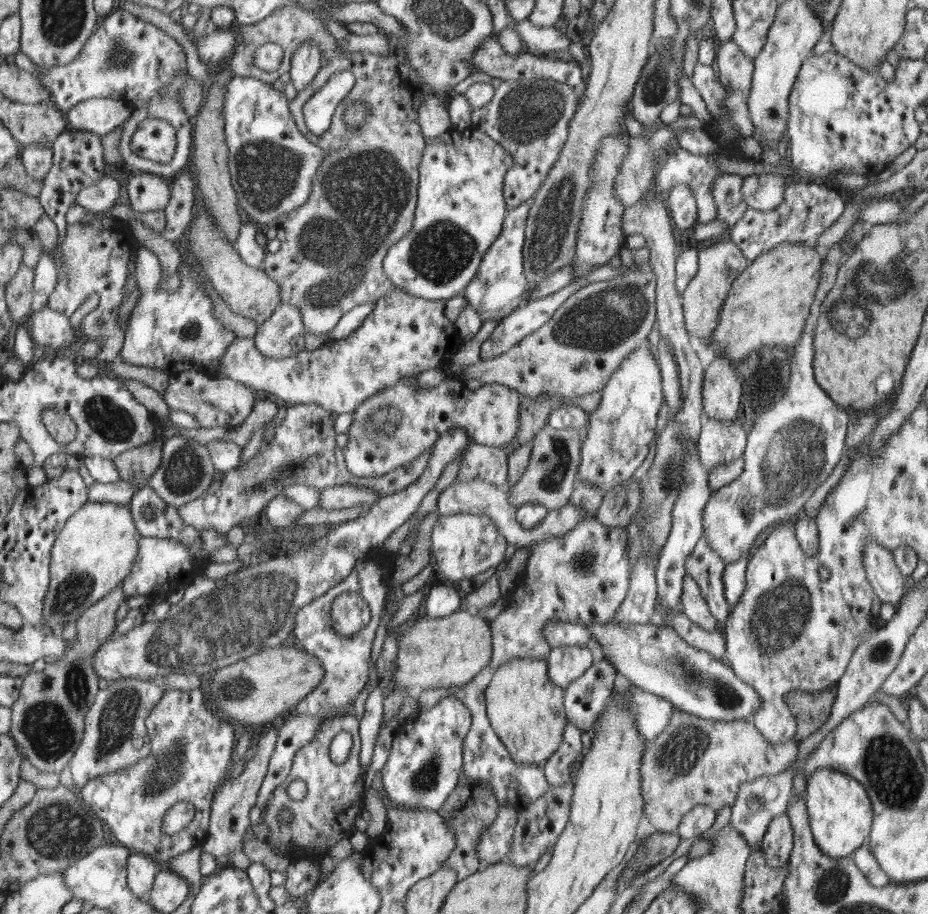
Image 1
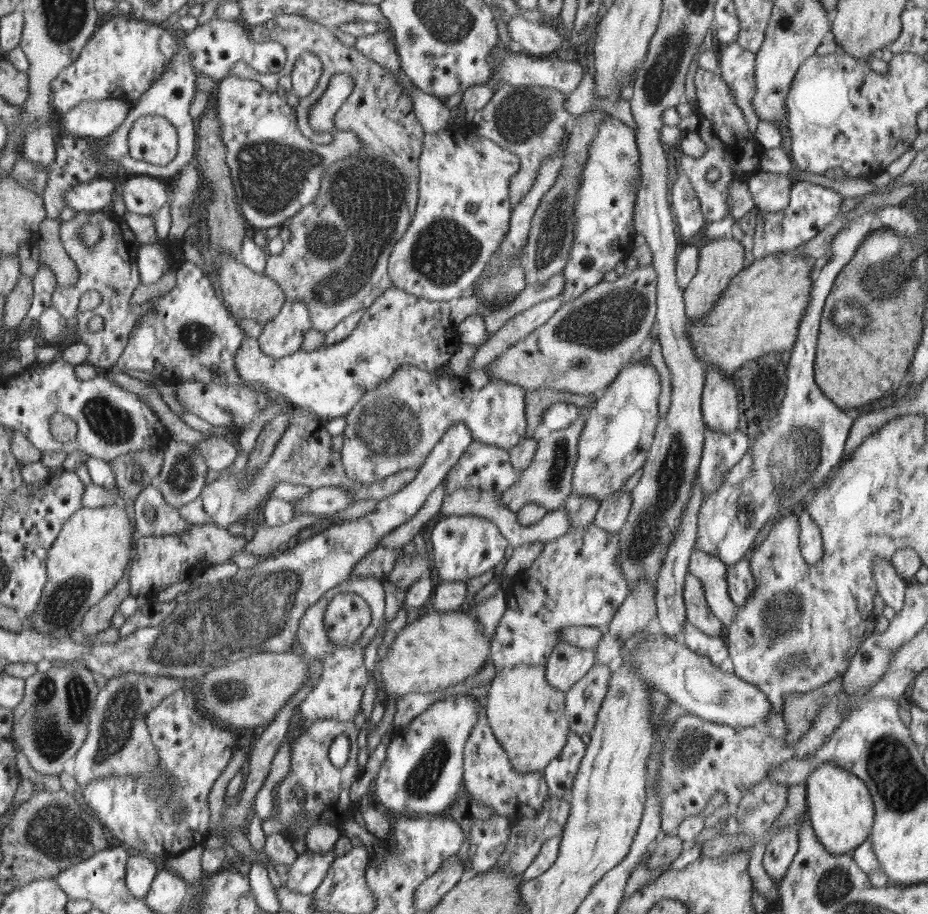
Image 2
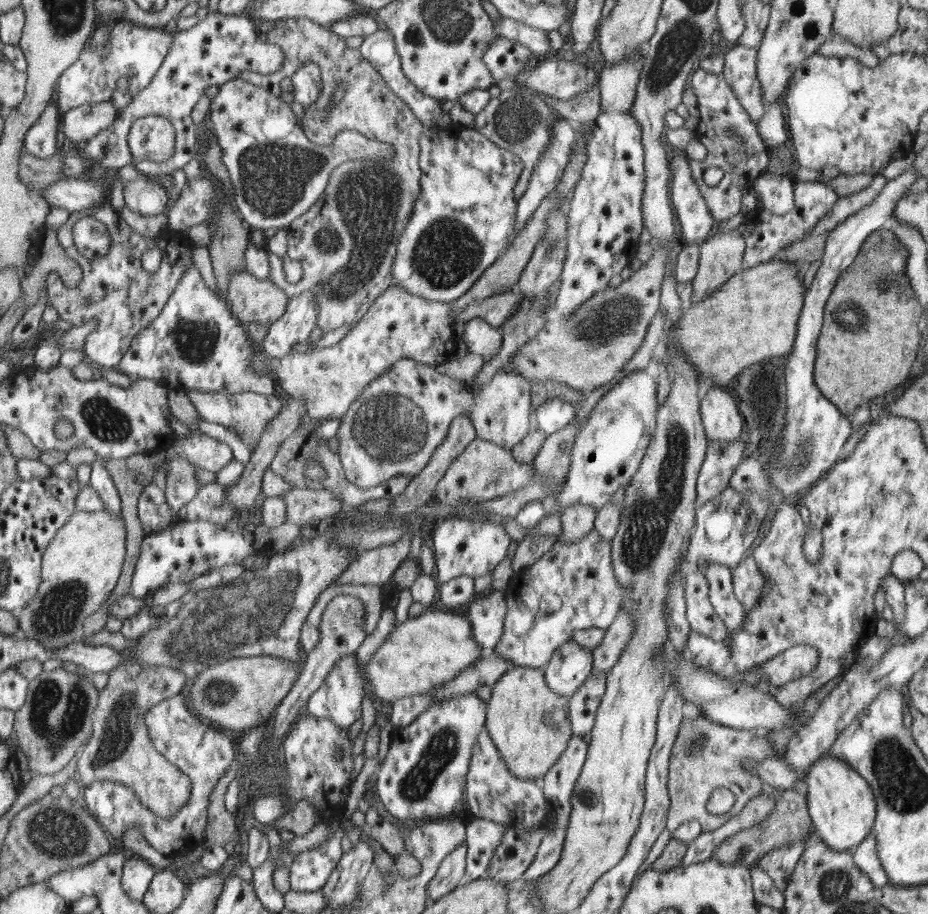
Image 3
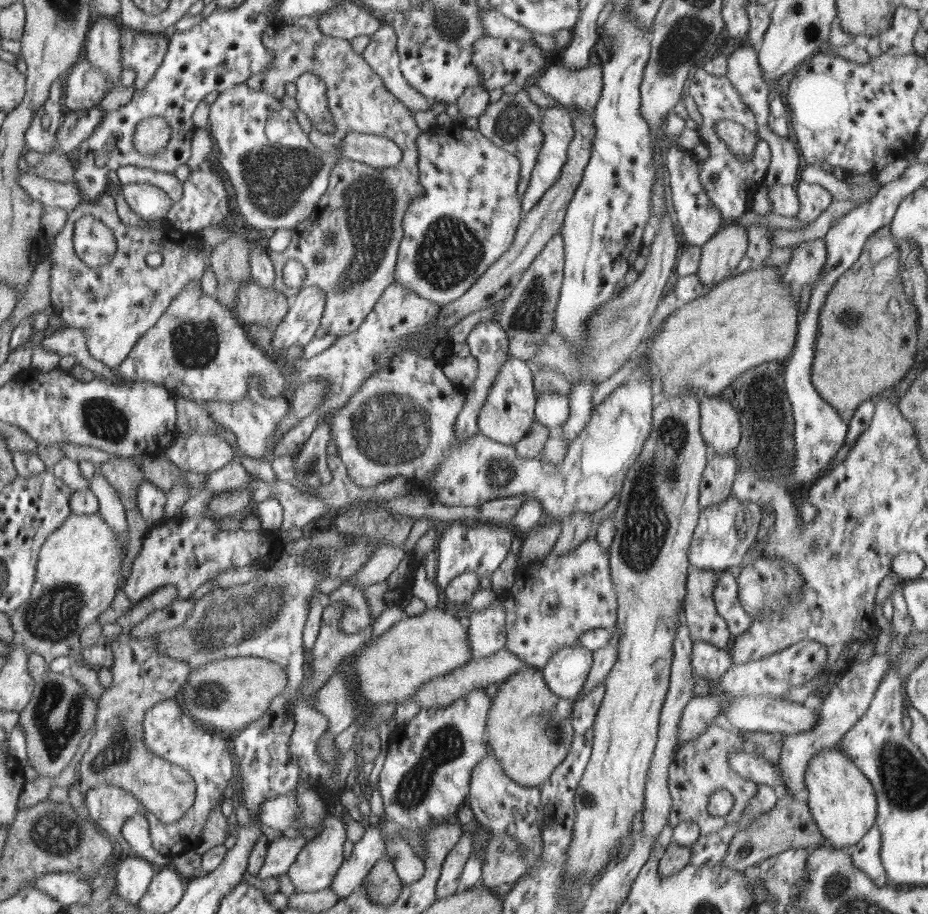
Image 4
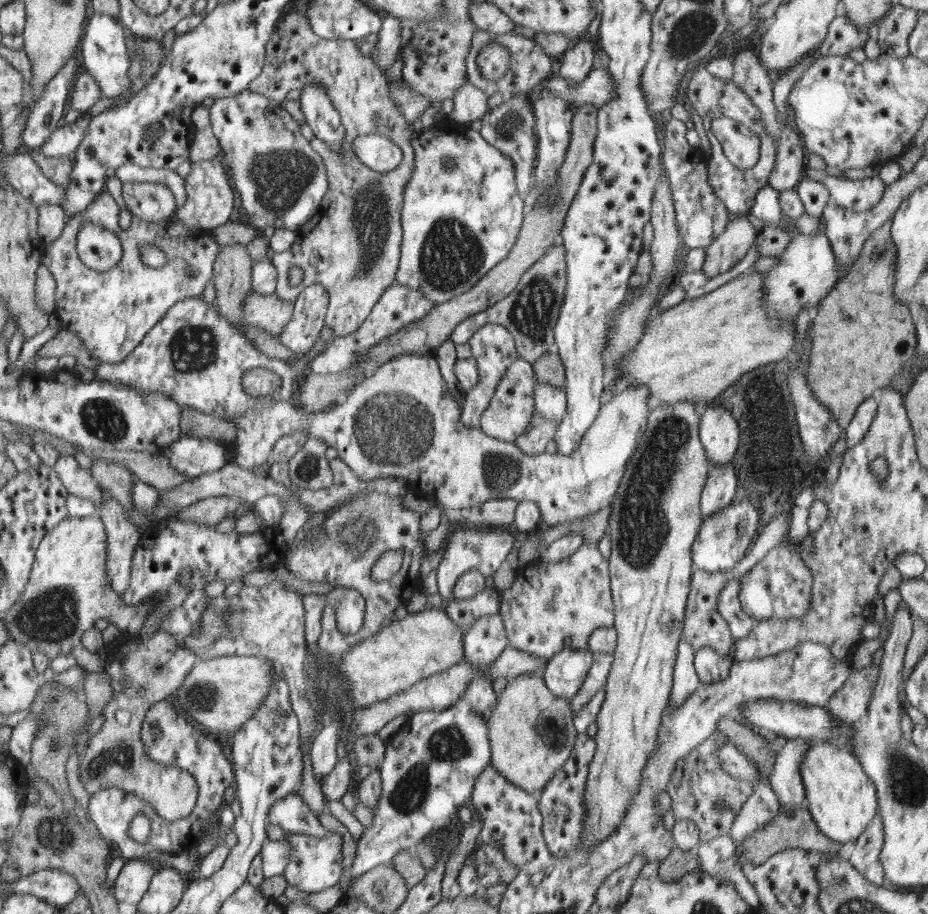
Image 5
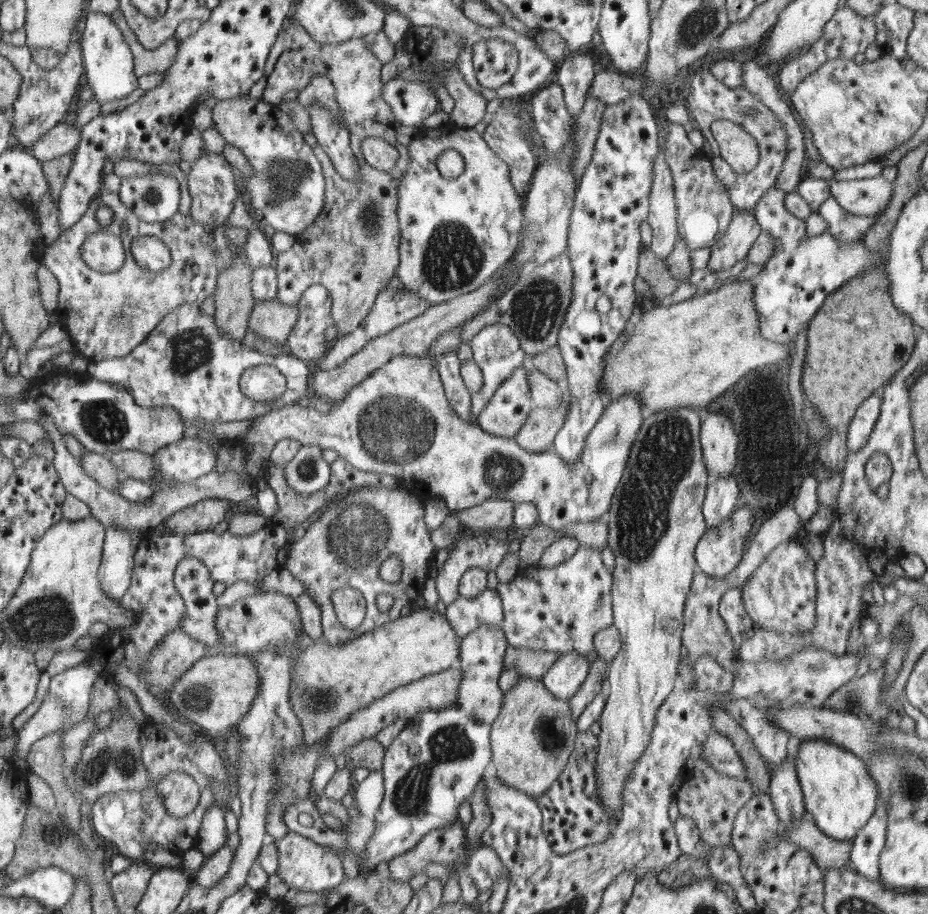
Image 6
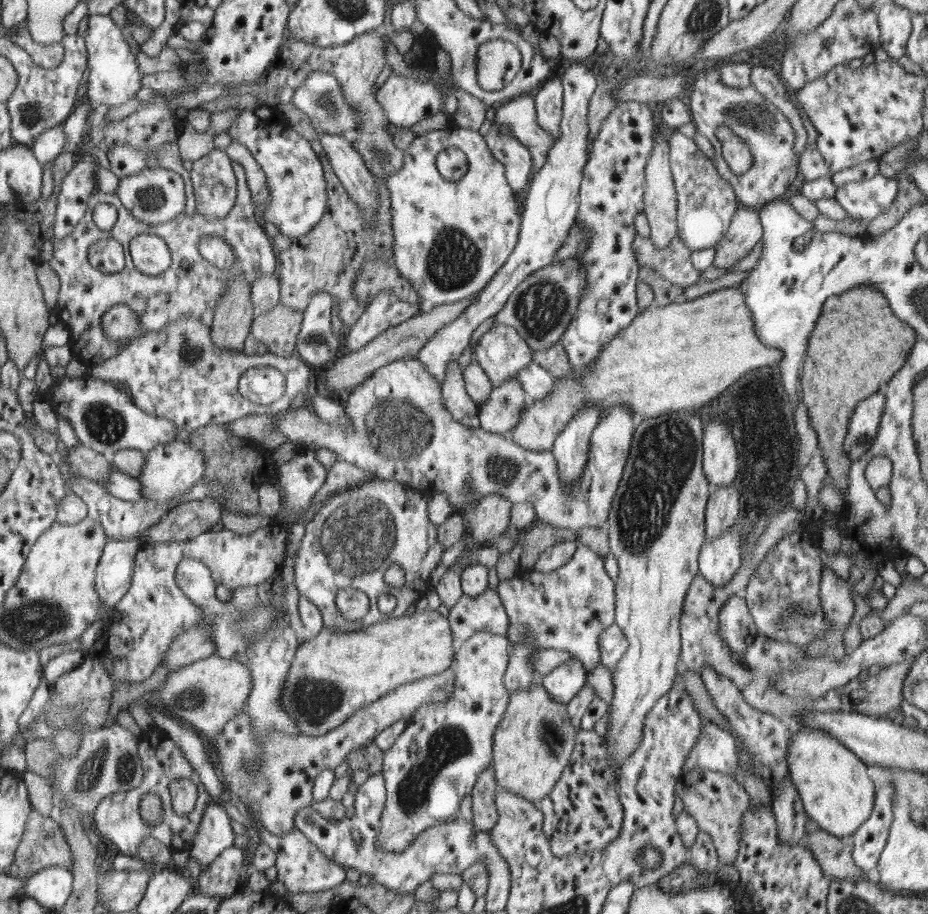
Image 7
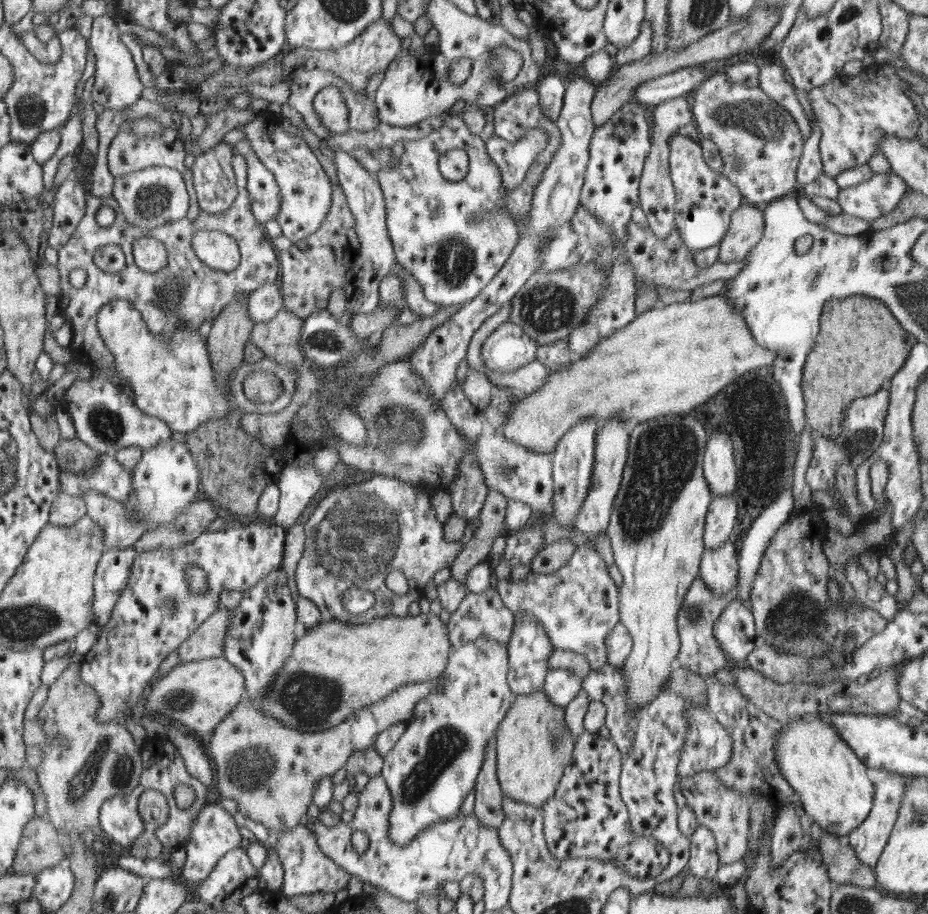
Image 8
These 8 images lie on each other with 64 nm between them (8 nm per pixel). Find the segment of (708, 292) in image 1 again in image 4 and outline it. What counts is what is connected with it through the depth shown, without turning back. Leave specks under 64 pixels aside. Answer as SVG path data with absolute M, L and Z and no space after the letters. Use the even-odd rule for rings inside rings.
M729 222L718 234L707 242L700 252L700 267L697 276L707 288L739 274L739 264L747 253L750 243L747 228Z

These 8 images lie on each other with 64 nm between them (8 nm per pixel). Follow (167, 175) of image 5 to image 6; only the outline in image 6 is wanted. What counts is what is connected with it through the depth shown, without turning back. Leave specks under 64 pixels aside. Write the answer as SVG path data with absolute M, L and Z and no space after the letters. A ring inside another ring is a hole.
M120 157L113 164L113 173L121 179L131 179L137 176L146 176L148 174L162 173L168 176L175 176L180 183L180 192L182 202L179 206L179 214L187 214L192 206L192 195L188 188L188 175L186 175L178 164L160 164L141 163L134 157Z

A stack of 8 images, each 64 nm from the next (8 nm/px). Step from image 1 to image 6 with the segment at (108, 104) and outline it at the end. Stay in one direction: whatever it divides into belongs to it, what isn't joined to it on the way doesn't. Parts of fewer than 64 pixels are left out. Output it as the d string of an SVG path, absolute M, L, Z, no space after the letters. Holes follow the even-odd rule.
M65 122L51 128L34 144L32 150L34 150L34 156L42 163L72 152L80 141L80 128L77 128L75 124L70 126Z

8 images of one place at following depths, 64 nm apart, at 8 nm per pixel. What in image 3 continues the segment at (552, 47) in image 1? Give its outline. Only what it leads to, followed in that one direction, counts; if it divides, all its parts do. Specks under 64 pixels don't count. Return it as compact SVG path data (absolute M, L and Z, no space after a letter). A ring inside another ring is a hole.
M501 16L493 22L493 27L498 36L507 38L512 42L522 44L537 57L552 56L548 32L532 28L519 20Z

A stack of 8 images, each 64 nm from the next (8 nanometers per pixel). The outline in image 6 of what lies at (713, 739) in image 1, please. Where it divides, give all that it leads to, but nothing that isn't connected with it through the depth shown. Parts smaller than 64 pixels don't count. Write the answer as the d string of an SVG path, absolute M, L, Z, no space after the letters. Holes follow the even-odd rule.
M697 750L684 764L683 776L675 780L674 792L680 815L695 821L700 840L709 846L720 847L733 844L732 831L736 815L755 796L755 790L748 780L720 773L708 765L707 758L702 757L702 752Z

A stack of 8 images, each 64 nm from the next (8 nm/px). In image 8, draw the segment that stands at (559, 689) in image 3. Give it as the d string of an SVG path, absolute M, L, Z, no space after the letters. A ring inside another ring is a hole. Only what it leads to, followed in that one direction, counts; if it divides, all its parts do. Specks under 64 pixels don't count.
M550 669L542 690L547 693L552 704L566 708L582 690L583 679L571 669Z

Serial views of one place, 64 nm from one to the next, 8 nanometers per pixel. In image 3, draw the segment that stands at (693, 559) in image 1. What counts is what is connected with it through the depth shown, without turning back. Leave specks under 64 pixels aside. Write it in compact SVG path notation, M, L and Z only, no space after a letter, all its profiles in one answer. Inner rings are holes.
M698 564L696 568L700 568L707 576L710 599L715 611L726 622L730 631L740 630L747 617L747 611L734 594L732 570L720 564Z

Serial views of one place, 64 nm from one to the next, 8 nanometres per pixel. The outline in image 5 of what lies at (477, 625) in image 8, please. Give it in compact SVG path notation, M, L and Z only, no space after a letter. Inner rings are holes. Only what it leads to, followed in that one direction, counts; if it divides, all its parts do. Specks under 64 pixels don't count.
M485 588L468 600L451 598L445 603L447 615L463 629L465 633L479 618L492 616L500 612L502 596L496 588Z

